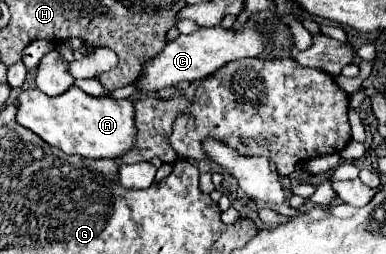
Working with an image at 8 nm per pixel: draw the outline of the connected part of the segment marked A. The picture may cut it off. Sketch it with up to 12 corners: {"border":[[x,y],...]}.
{"border":[[18,96],[16,122],[66,154],[118,160],[136,144],[132,100]]}

